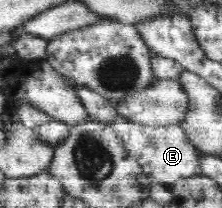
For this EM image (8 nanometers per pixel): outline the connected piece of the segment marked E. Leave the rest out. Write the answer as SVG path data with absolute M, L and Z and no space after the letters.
M120 115L116 122L110 124L117 132L127 152L136 157L143 172L150 176L152 182L171 186L179 179L201 176L201 153L186 136L180 125L166 125L165 127L151 127L126 120Z

